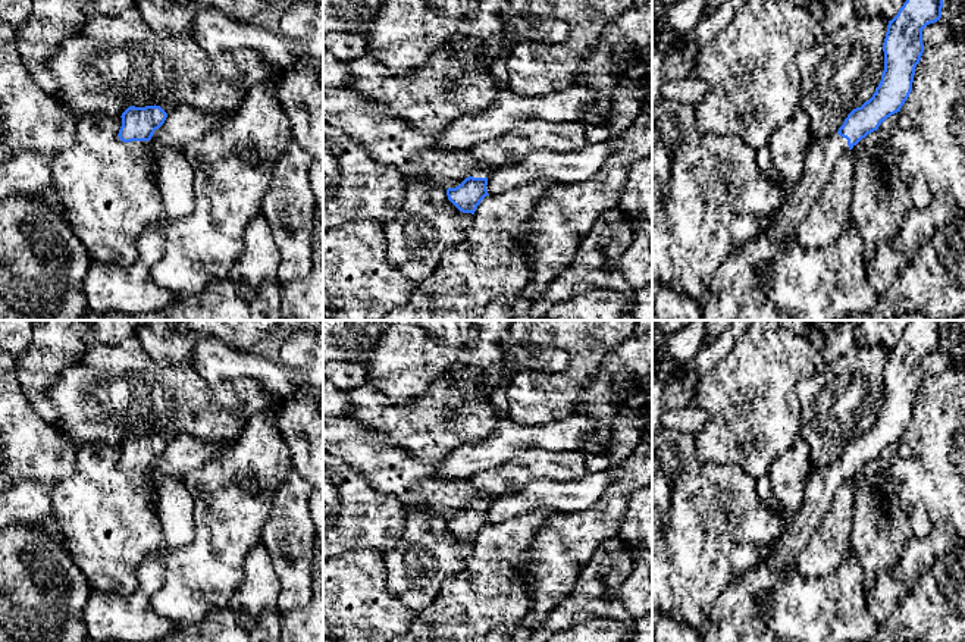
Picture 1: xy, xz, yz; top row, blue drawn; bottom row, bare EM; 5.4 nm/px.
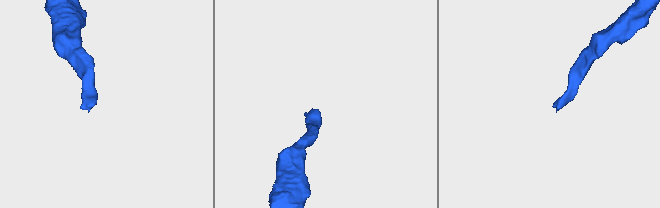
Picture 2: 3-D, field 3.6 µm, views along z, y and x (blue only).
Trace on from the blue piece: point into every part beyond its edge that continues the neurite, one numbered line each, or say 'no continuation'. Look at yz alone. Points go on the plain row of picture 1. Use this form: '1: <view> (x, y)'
1: yz (738, 616)

